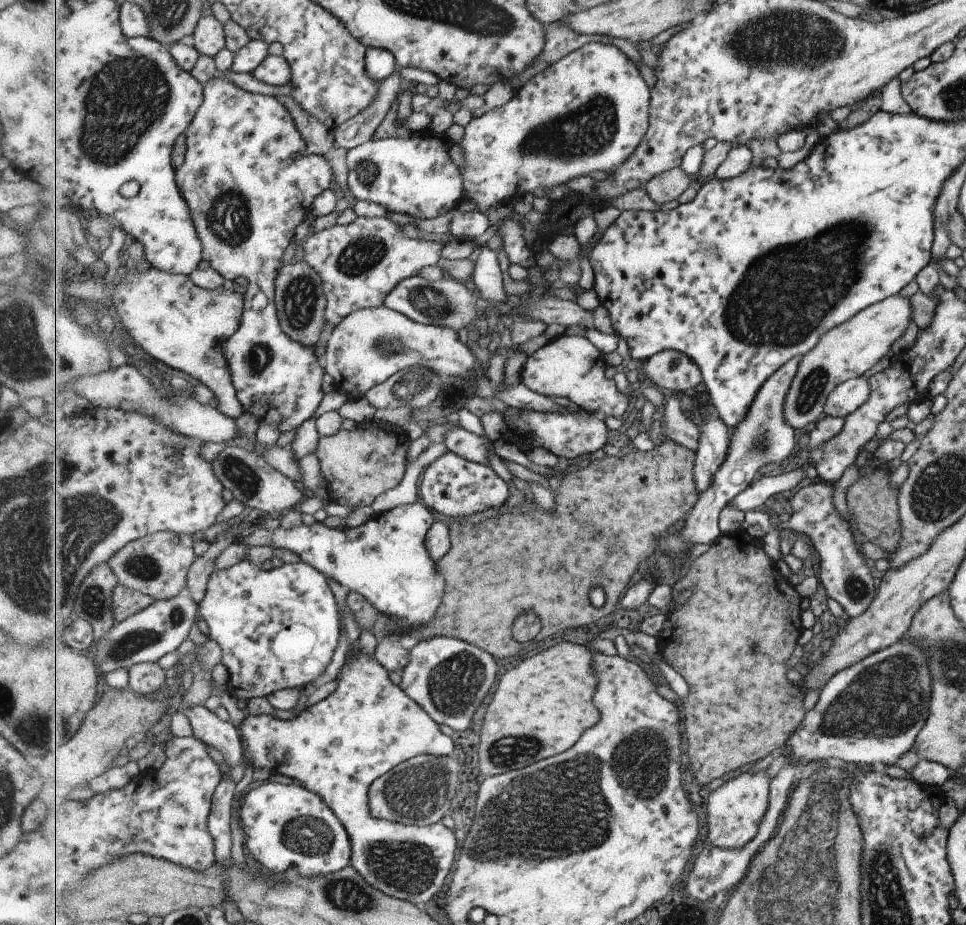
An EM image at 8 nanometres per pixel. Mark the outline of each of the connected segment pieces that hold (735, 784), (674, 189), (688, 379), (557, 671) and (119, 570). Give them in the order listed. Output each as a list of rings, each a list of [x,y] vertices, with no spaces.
[[[768,770],[745,772],[724,783],[710,794],[708,802],[708,839],[720,848],[746,848],[762,830],[770,810],[773,779]]]
[[[678,167],[662,176],[656,176],[654,180],[648,182],[646,186],[650,196],[660,204],[666,204],[673,200],[680,200],[680,196],[692,186],[690,174],[684,167]]]
[[[666,349],[649,358],[644,365],[644,374],[660,390],[671,393],[688,394],[705,382],[700,366],[688,354],[676,349]]]
[[[563,641],[516,666],[510,664],[487,708],[480,743],[484,774],[498,776],[520,770],[572,748],[584,730],[602,720],[602,712],[594,702],[598,684],[594,652],[580,643]]]
[[[159,532],[128,544],[120,552],[116,552],[108,560],[108,564],[116,572],[120,585],[142,591],[144,594],[154,596],[157,600],[176,598],[187,591],[190,570],[198,560],[194,552],[196,541],[187,534]]]

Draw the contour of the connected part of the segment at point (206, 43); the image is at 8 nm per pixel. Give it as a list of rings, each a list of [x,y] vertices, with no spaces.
[[[209,12],[200,21],[193,37],[195,38],[195,47],[202,55],[214,57],[220,50],[227,48],[227,28]]]

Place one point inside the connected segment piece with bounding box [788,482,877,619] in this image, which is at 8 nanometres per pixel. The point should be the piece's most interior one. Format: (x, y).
(842, 573)

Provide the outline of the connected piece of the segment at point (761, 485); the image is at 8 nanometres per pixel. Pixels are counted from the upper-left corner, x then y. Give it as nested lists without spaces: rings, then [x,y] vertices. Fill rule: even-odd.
[[[803,467],[799,470],[790,468],[785,474],[764,477],[734,498],[734,508],[746,514],[754,510],[762,511],[774,494],[794,490],[804,478],[806,478],[806,470]]]

